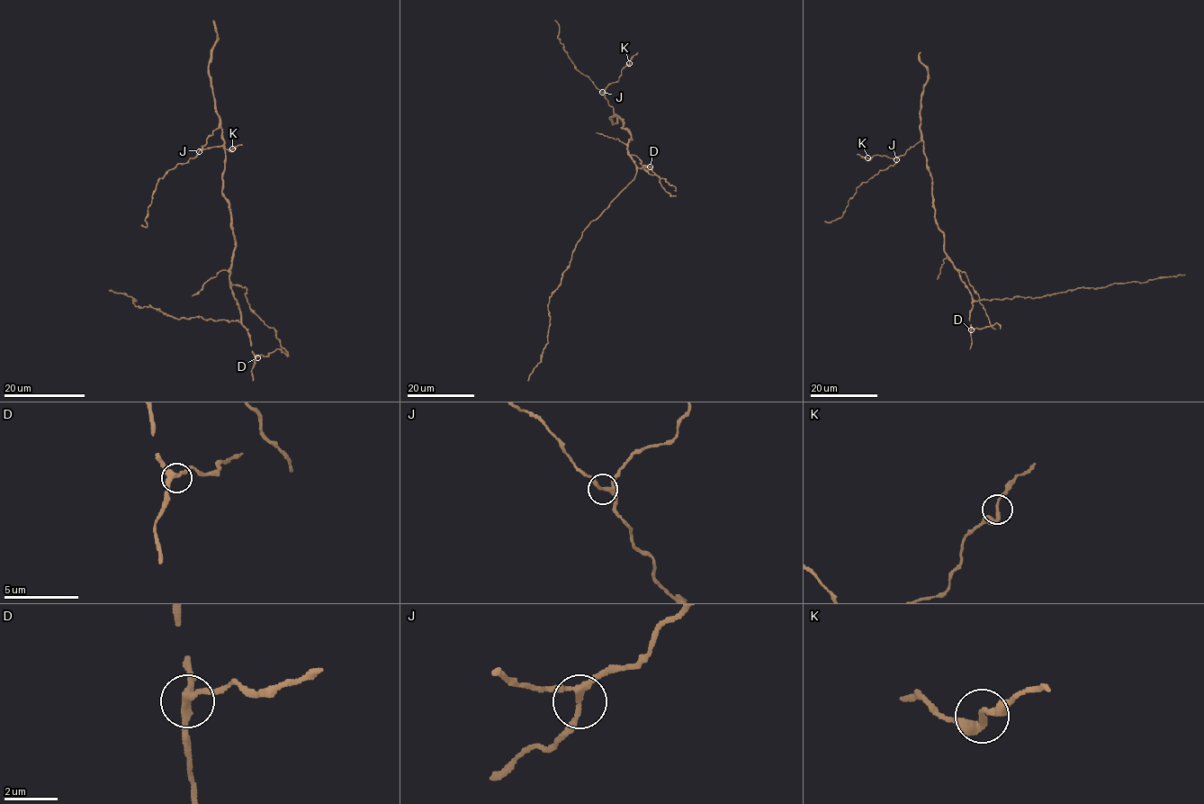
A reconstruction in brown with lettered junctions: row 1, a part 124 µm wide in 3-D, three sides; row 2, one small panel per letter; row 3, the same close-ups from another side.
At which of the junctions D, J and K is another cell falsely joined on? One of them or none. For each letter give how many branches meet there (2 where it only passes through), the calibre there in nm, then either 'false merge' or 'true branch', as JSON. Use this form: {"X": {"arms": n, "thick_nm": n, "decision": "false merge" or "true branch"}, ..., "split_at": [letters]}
{"D": {"arms": 3, "thick_nm": 280, "decision": "true branch"}, "J": {"arms": 3, "thick_nm": 180, "decision": "true branch"}, "K": {"arms": 2, "thick_nm": 180, "decision": "true branch"}, "split_at": []}

